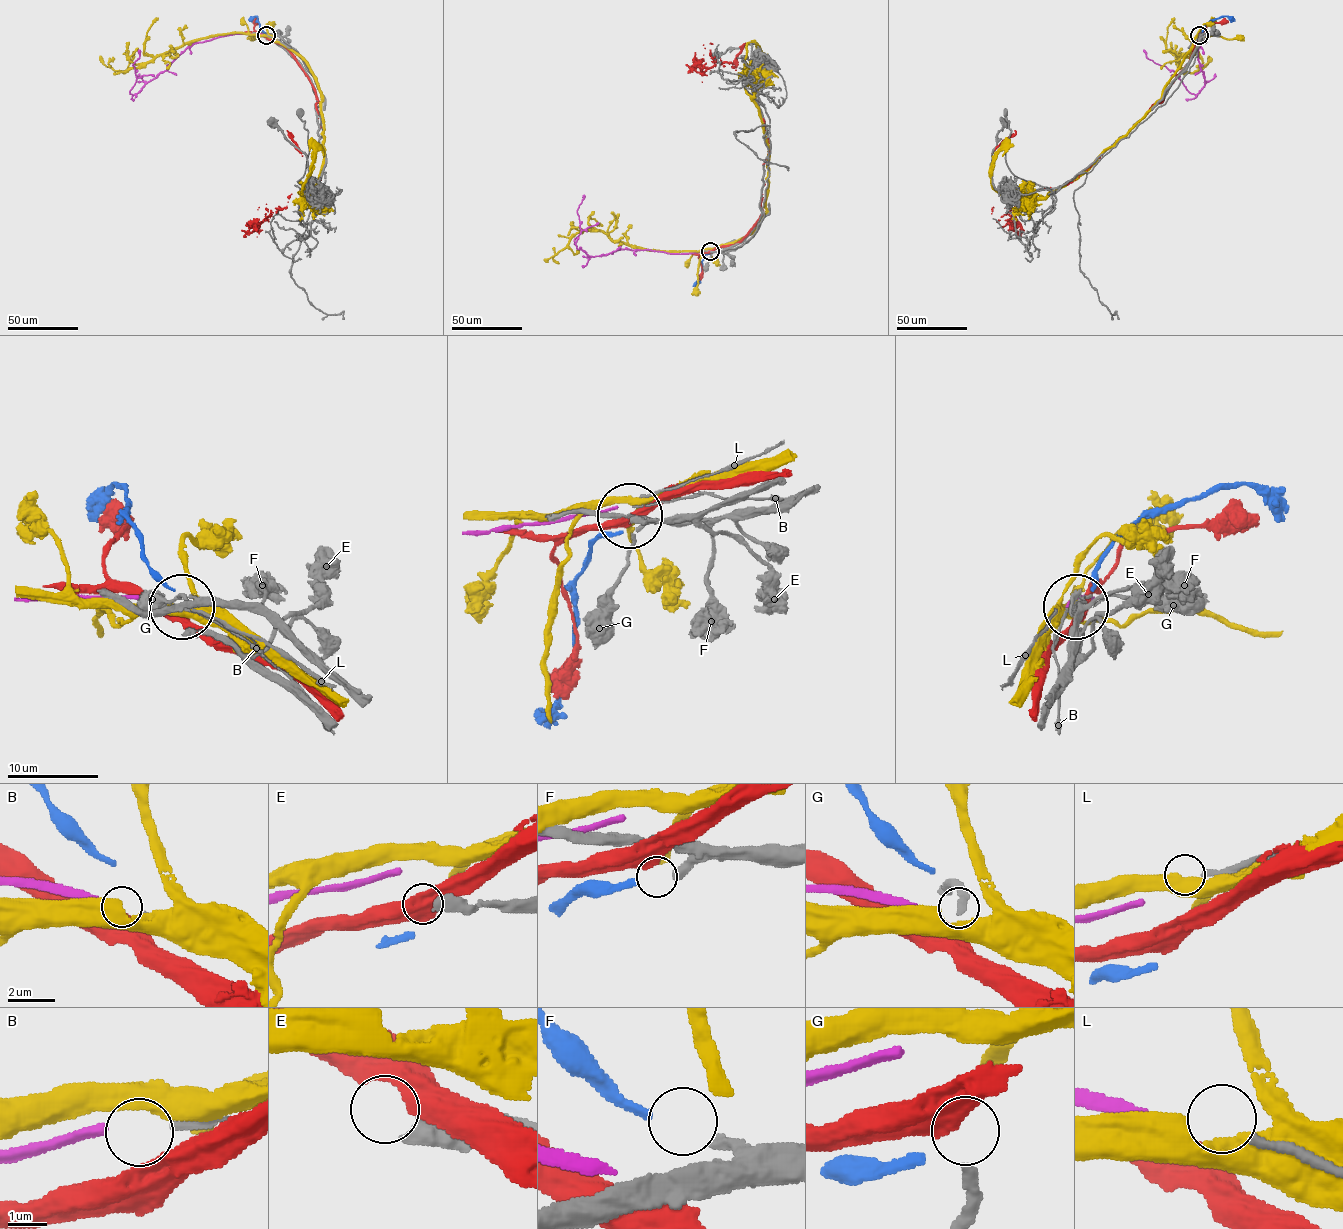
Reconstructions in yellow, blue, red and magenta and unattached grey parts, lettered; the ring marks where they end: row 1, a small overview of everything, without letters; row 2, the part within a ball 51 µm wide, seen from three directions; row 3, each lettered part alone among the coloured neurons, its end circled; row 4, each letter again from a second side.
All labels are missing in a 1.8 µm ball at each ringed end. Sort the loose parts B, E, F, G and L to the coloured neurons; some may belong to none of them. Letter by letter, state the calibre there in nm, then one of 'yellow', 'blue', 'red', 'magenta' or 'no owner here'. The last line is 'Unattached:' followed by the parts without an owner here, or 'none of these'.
B: 200 nm thick; no owner here
E: 440 nm thick; no owner here
F: 300 nm thick; blue
G: 240 nm thick; red
L: 240 nm thick; no owner here
Unattached: B, E, L

